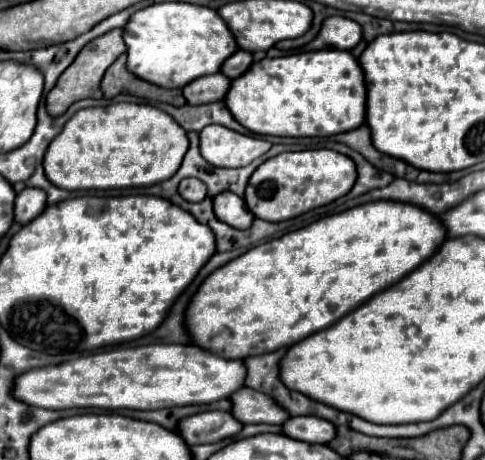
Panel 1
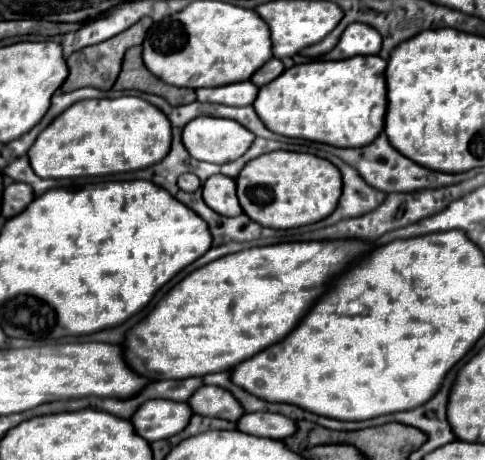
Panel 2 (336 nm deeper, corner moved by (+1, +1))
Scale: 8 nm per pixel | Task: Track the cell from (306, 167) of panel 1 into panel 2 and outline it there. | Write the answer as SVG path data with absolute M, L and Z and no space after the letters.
M276 150L250 160L236 178L238 200L254 222L268 228L298 228L314 224L336 208L342 194L342 178L338 168L314 154Z

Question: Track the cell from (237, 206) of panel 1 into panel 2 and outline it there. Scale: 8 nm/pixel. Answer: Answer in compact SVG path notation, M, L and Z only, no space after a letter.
M222 174L210 176L204 182L202 192L204 192L204 202L212 210L216 210L218 214L222 214L222 216L238 216L234 212L242 212L242 208L238 204L238 198L236 198L236 182L232 178L222 176Z

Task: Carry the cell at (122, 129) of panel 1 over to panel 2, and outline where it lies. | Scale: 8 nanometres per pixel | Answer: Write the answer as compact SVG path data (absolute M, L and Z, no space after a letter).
M120 96L120 98L104 98L104 100L80 100L64 110L32 144L28 150L30 166L40 178L96 178L118 172L134 172L142 168L150 168L162 162L172 144L172 124L166 114L156 106L148 104L138 96Z

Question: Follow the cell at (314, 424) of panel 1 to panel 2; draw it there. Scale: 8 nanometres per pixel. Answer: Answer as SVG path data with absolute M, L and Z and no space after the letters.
M252 412L244 414L238 420L238 430L248 432L252 436L266 436L274 440L284 440L296 432L296 422L286 418L284 414L274 412Z

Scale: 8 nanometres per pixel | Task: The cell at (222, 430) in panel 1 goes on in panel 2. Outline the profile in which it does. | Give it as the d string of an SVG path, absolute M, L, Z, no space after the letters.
M150 400L142 404L140 410L136 410L130 422L136 426L136 432L142 438L156 442L182 432L188 426L192 414L194 412L186 402Z

